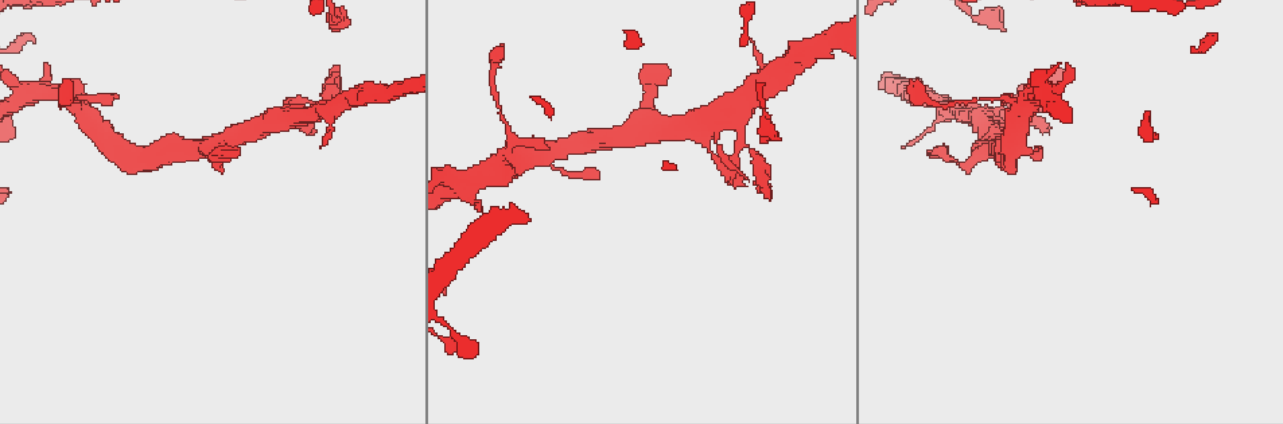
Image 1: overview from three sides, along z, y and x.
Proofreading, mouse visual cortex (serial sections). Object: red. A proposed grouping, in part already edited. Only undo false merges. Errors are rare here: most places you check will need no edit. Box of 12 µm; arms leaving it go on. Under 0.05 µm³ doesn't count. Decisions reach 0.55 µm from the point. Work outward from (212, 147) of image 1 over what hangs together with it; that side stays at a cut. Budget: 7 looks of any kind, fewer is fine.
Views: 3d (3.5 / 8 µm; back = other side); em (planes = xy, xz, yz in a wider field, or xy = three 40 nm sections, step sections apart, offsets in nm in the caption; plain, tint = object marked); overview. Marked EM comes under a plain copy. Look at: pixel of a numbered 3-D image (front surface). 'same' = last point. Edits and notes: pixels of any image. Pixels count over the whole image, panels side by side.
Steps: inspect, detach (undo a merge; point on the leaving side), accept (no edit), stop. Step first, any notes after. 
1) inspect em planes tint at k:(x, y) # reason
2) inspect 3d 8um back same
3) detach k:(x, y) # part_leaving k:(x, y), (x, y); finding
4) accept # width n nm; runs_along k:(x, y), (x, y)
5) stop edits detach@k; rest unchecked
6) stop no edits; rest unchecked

inspect 3d 3.5um at 1:(652, 91)

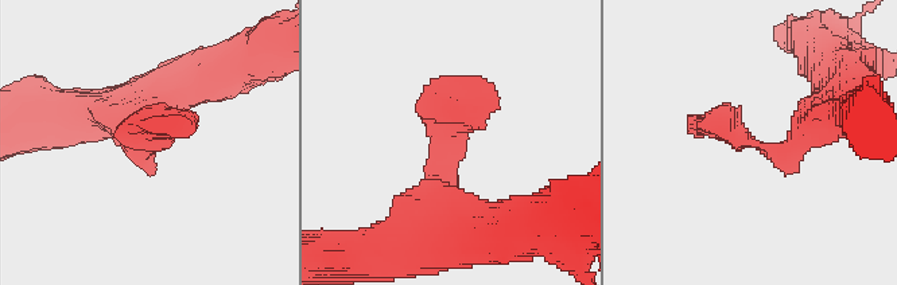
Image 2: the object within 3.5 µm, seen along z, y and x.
inspect em xy step 3 tint at 2:(451, 144) # shape alone is not enough

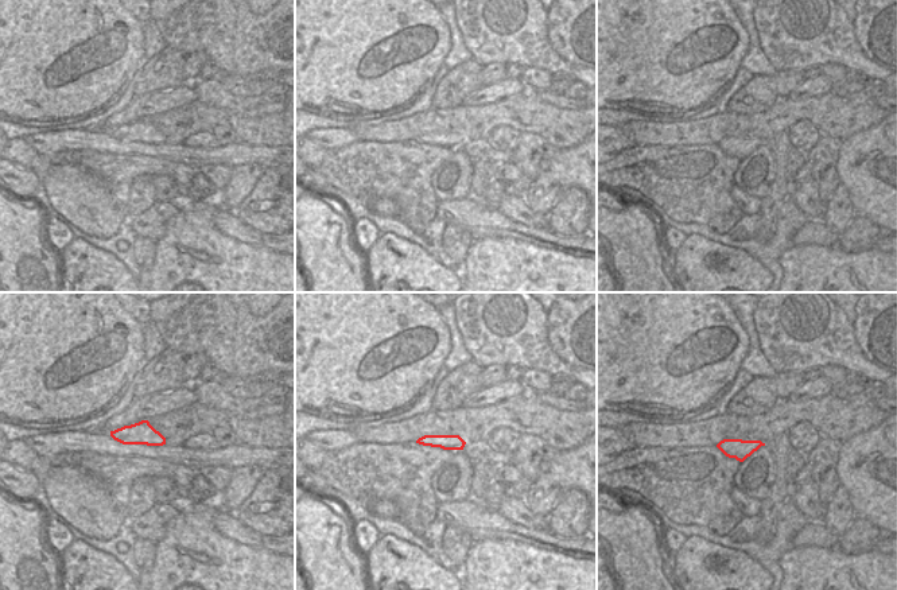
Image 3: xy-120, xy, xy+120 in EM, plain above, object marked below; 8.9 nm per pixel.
accept # runs_along 2:(424, 211), (449, 125), (482, 81); all the same cell

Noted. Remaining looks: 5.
inspect 3d 3.5um at 1:(750, 149) # sudden change in width

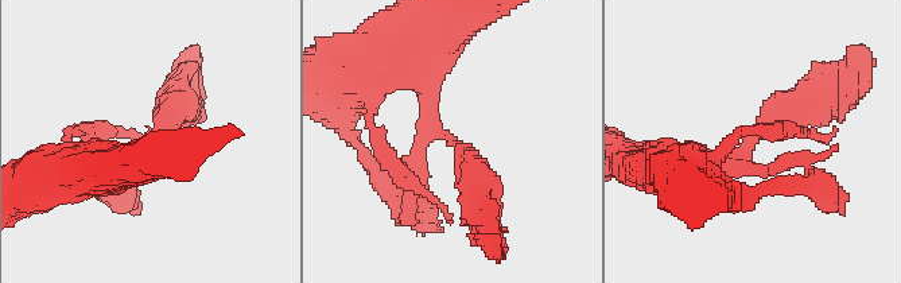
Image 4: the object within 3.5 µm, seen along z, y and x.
inspect em planes tint at 4:(748, 150) # shape alone is not enough

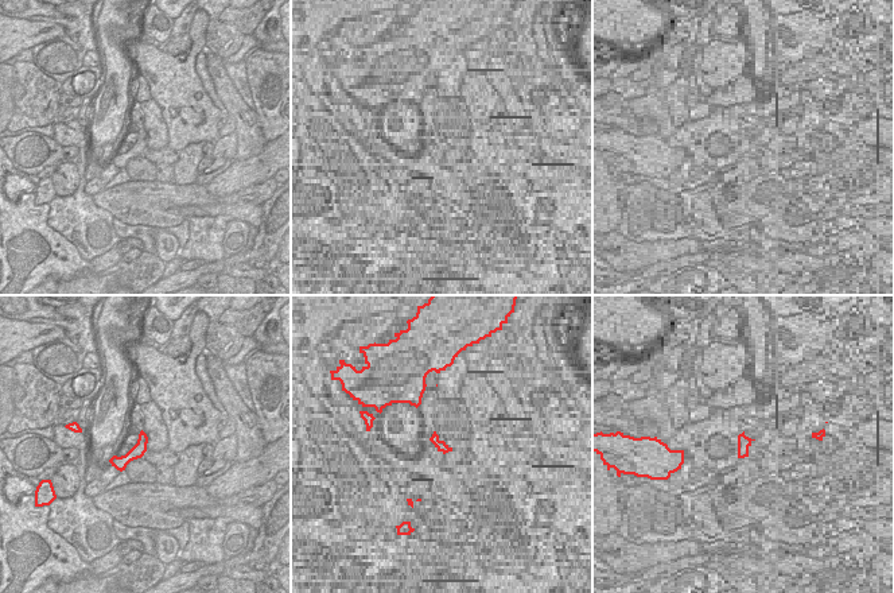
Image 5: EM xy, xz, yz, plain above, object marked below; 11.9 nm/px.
accept # continuous, no second cell

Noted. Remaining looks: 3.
inspect 3d 3.5um at 1:(1007, 101) # thick turns thin

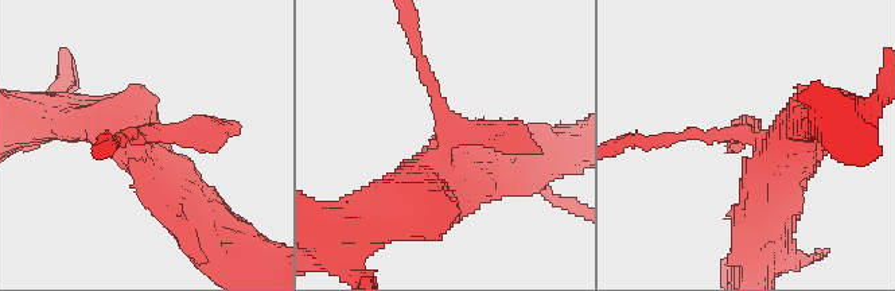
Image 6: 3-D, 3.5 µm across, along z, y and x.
inspect em xy step 5 tint at 6:(142, 135)

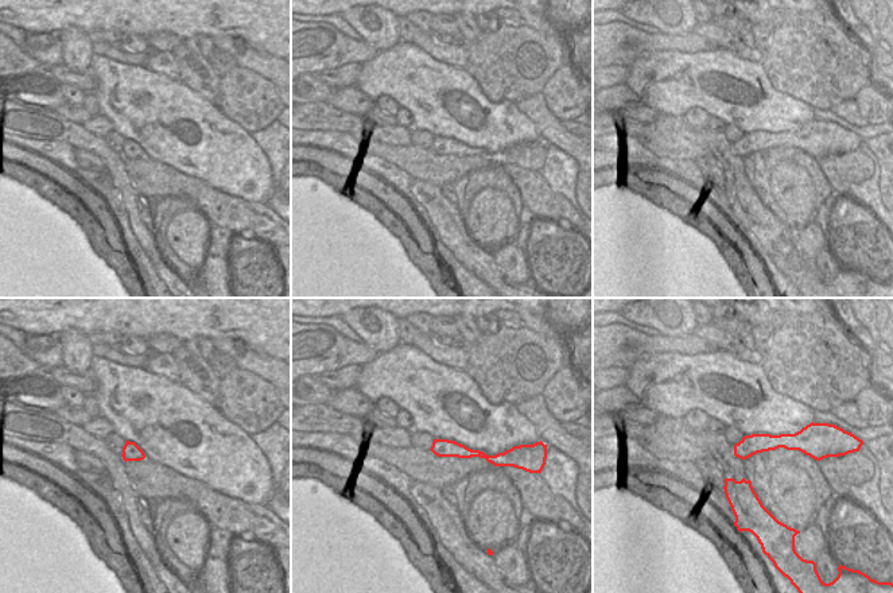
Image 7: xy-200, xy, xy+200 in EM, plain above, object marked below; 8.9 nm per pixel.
accept # continuous, no second cell

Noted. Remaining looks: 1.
stop no edits; rest unchecked

